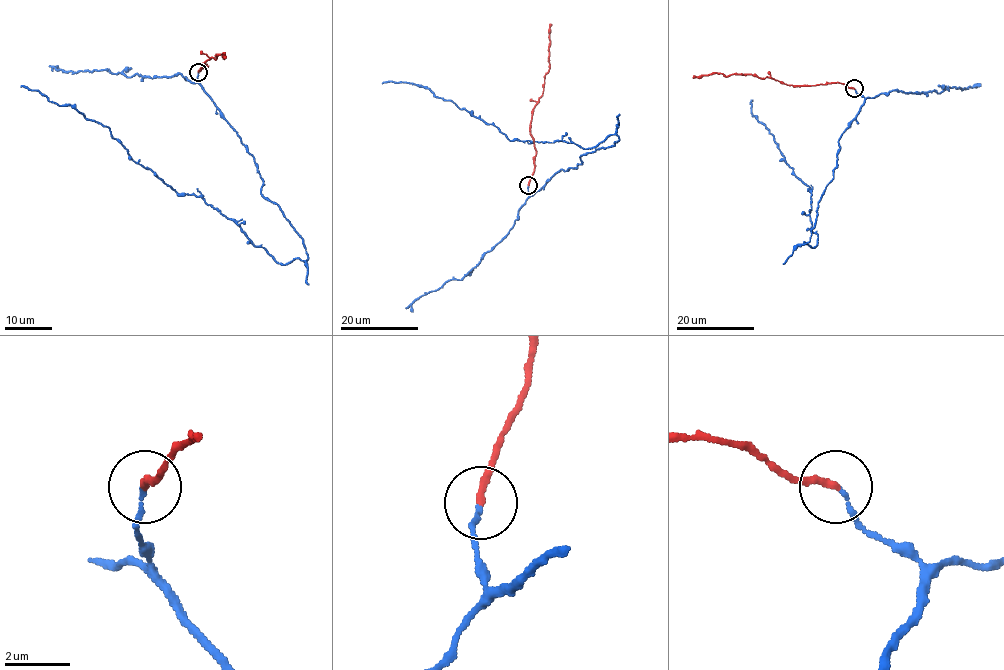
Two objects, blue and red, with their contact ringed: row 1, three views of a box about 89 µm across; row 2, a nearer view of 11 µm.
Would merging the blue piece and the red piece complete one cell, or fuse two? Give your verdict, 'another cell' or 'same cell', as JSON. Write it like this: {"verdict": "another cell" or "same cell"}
{"verdict": "same cell"}

